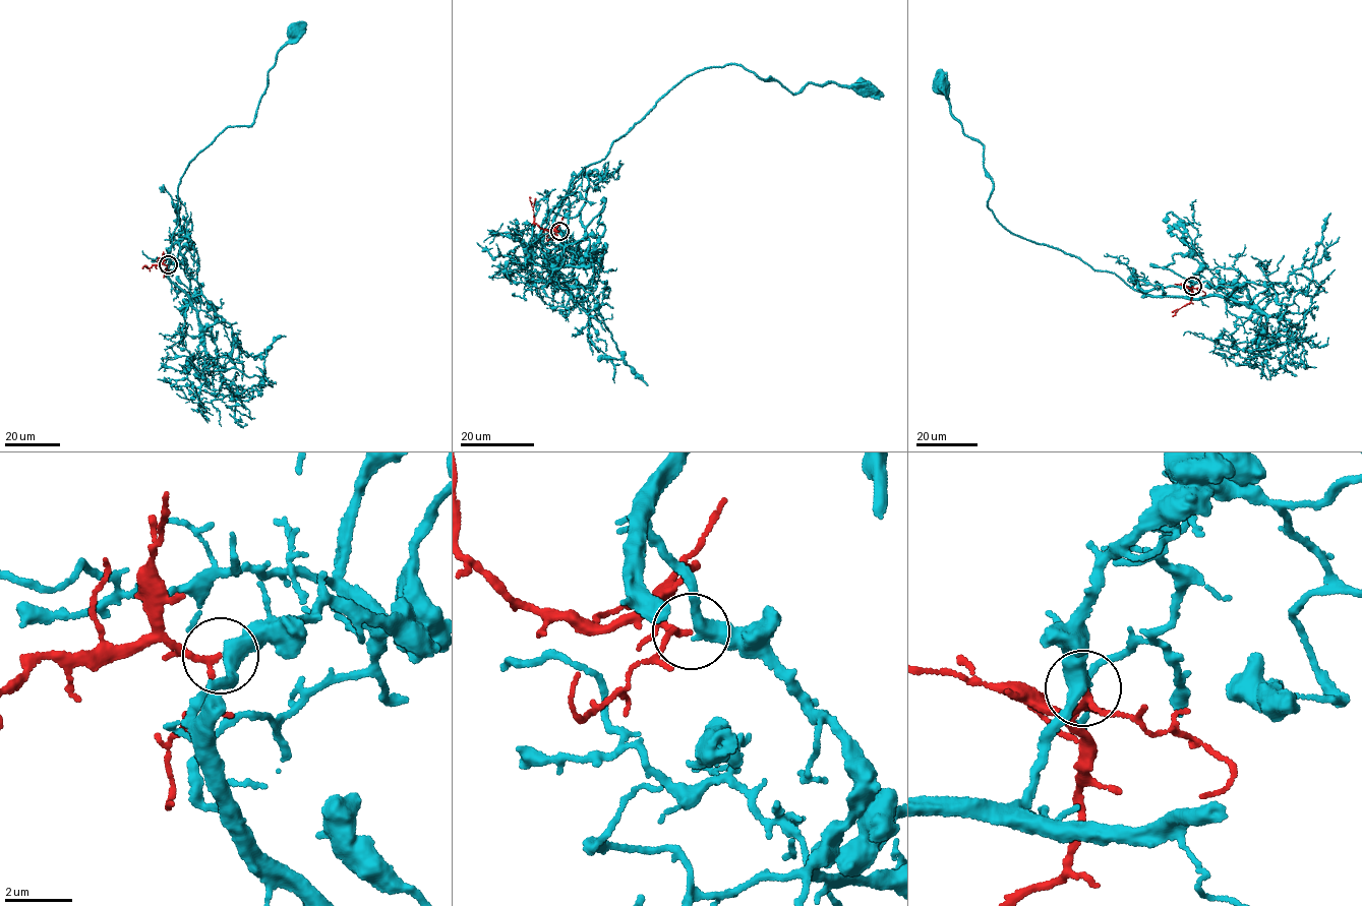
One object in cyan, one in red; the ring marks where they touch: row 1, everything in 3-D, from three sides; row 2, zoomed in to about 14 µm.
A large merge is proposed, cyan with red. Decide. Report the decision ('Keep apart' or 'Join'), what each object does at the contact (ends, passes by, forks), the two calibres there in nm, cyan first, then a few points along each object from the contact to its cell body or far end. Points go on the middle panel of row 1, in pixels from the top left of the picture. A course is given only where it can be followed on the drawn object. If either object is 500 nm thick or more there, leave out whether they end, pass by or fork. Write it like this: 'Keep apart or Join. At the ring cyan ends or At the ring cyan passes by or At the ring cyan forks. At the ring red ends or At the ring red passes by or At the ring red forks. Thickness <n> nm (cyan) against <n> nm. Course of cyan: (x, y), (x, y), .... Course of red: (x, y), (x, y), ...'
Join. At the ring cyan passes by. At the ring red passes by. Thickness 400 nm (cyan) against 150 nm. Course of cyan: (559, 231), (554, 220), (573, 178), (695, 72), (734, 63), (793, 94), (810, 83), (865, 88). Course of red: (559, 231), (548, 232), (534, 222), (530, 196)

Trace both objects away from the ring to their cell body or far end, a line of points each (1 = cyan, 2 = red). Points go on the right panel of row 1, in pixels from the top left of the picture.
1: (1191, 286), (1184, 296), (1147, 296), (1006, 229), (987, 204), (993, 187), (983, 145), (964, 133), (942, 84)
2: (1191, 286), (1189, 303), (1172, 316)

